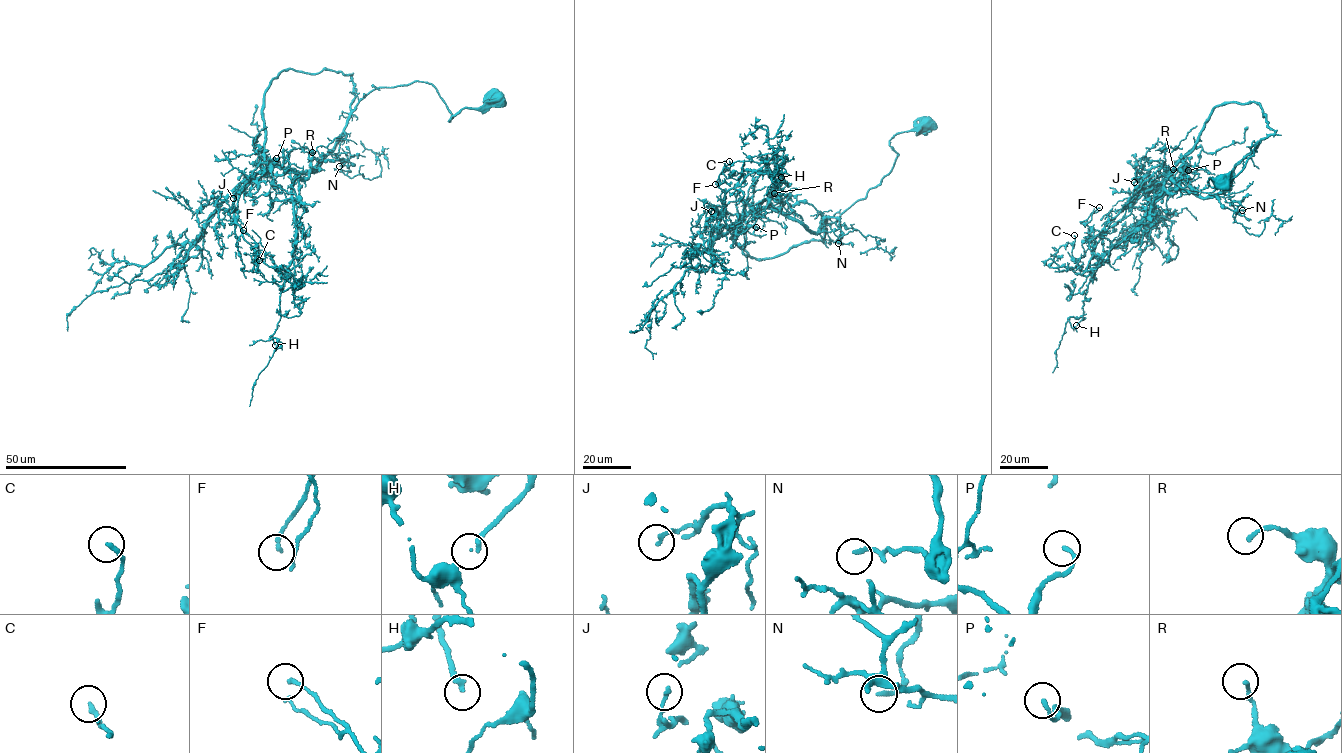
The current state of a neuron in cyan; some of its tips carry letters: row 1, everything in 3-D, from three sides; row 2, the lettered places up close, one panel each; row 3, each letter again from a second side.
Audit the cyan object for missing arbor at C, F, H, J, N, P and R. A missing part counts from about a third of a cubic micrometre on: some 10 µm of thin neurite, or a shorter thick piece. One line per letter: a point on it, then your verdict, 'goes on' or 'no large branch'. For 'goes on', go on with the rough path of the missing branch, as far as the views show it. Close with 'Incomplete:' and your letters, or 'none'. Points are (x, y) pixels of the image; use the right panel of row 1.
C: place (1074, 235); no large branch
F: place (1099, 207); no large branch
H: place (1076, 325); goes on; course (1076, 325), (1064, 349)
J: place (1134, 182); no large branch
N: place (1242, 210); no large branch
P: place (1188, 170); no large branch
R: place (1173, 169); no large branch
Incomplete: H

